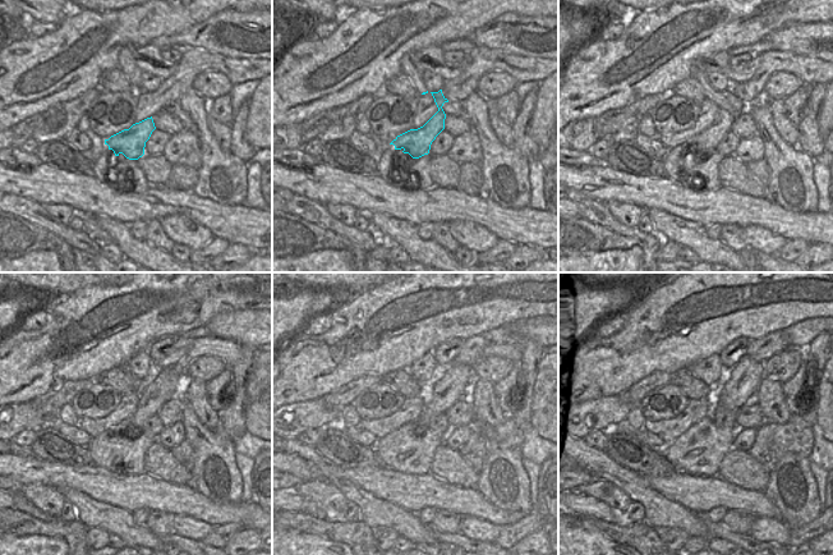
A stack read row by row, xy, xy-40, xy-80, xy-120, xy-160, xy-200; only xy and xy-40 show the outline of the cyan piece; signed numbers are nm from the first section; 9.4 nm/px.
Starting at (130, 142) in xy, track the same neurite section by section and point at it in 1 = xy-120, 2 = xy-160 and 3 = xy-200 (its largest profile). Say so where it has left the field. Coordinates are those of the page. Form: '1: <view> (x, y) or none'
1: xy-120 (168, 384)
2: xy-160 (456, 380)
3: xy-200 (745, 377)

